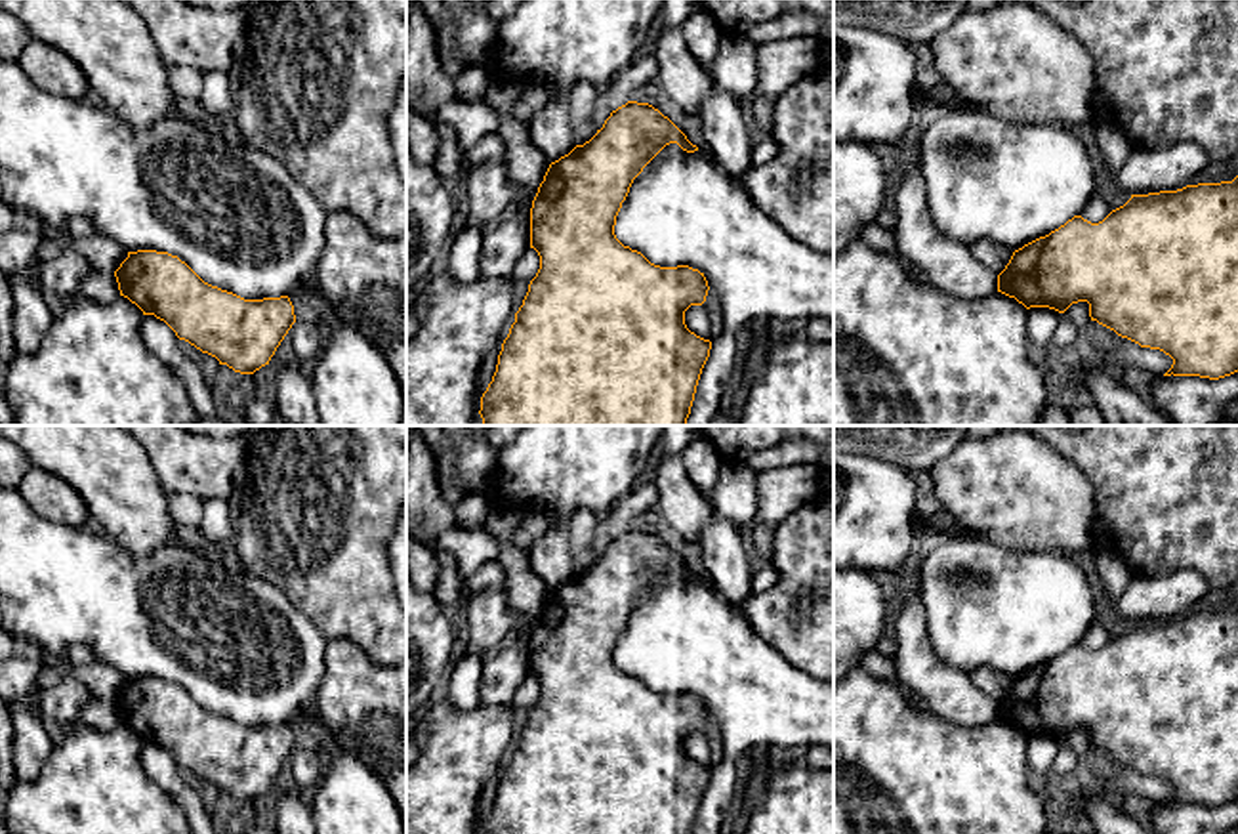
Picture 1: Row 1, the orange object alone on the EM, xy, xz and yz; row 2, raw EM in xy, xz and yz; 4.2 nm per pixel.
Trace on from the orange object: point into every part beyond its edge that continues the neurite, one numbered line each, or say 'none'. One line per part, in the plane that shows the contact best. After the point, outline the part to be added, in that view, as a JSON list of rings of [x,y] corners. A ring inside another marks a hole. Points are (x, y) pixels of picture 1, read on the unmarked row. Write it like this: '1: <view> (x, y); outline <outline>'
none

